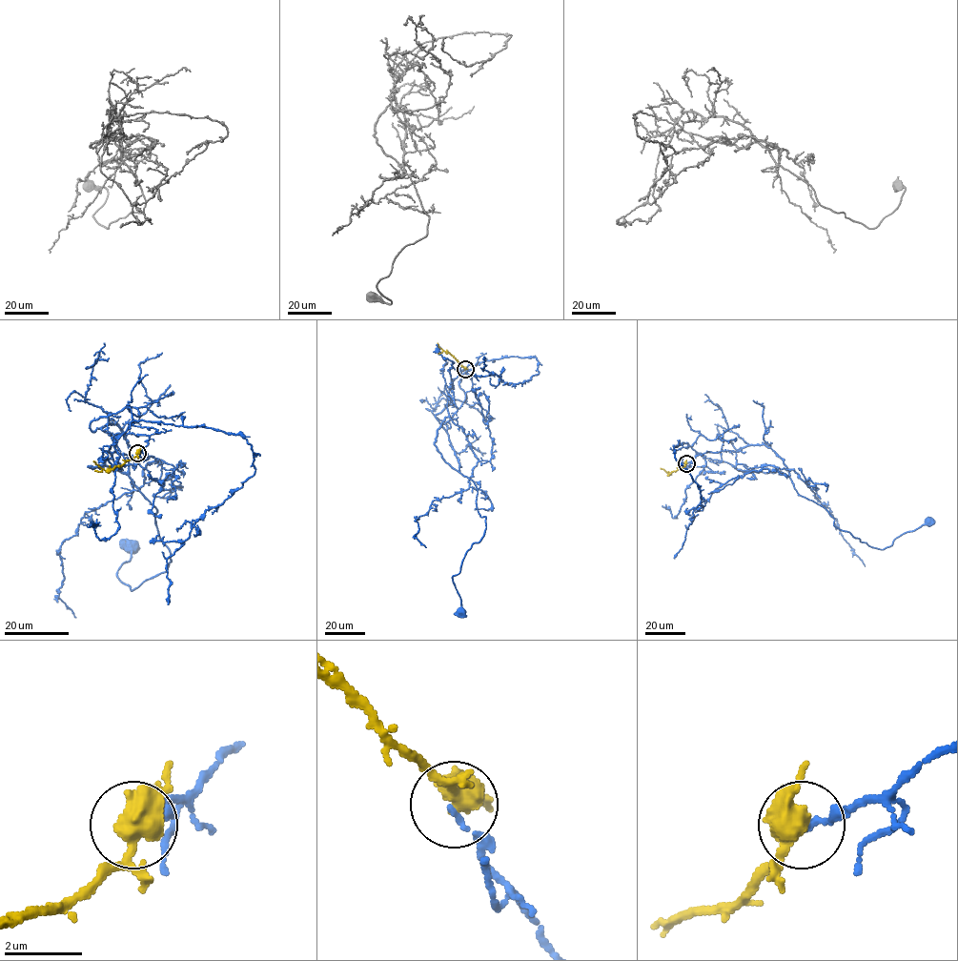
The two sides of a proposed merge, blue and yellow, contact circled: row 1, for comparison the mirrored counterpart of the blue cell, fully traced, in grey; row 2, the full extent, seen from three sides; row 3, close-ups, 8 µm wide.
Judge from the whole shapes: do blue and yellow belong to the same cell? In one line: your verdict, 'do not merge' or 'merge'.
do not merge

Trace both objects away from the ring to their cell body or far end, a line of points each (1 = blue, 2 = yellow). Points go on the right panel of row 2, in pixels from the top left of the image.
1: (686, 462), (708, 452), (766, 445), (799, 494), (825, 507), (834, 525), (876, 548), (927, 521)
2: (686, 462), (669, 474), (661, 468)

